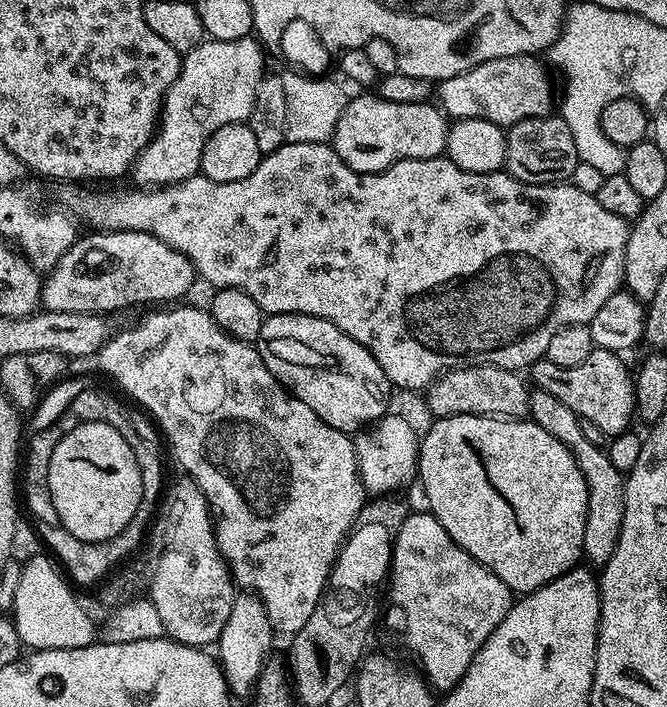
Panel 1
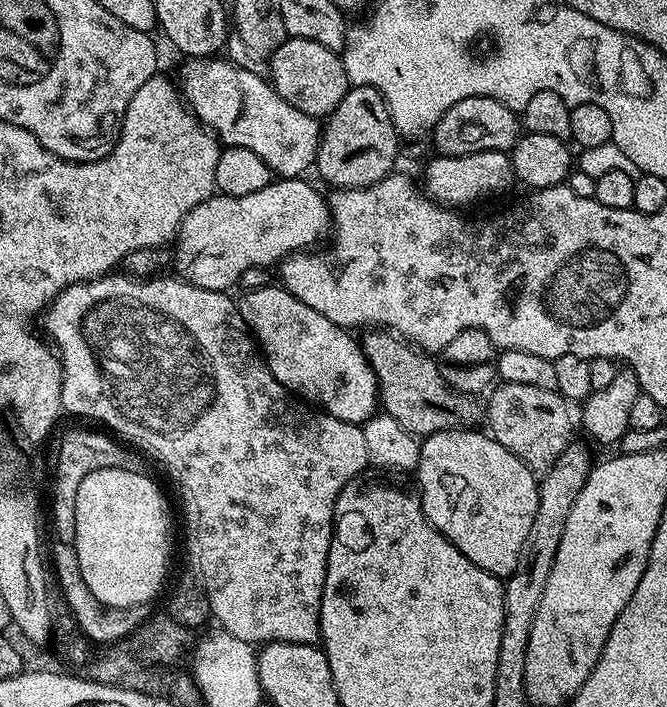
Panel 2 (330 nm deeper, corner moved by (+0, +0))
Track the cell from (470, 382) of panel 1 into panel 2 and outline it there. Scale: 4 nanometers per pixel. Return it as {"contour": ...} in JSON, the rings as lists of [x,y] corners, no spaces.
{"contour":[[[497,383],[495,387],[487,393],[488,404],[486,400],[486,424],[488,420],[487,431],[493,440],[498,441],[506,450],[513,452],[527,468],[532,469],[537,474],[543,474],[550,470],[566,450],[566,446],[573,443],[572,420],[574,424],[574,412],[570,409],[569,401],[565,400],[559,392],[542,390],[538,386],[518,386],[517,384]]]}

